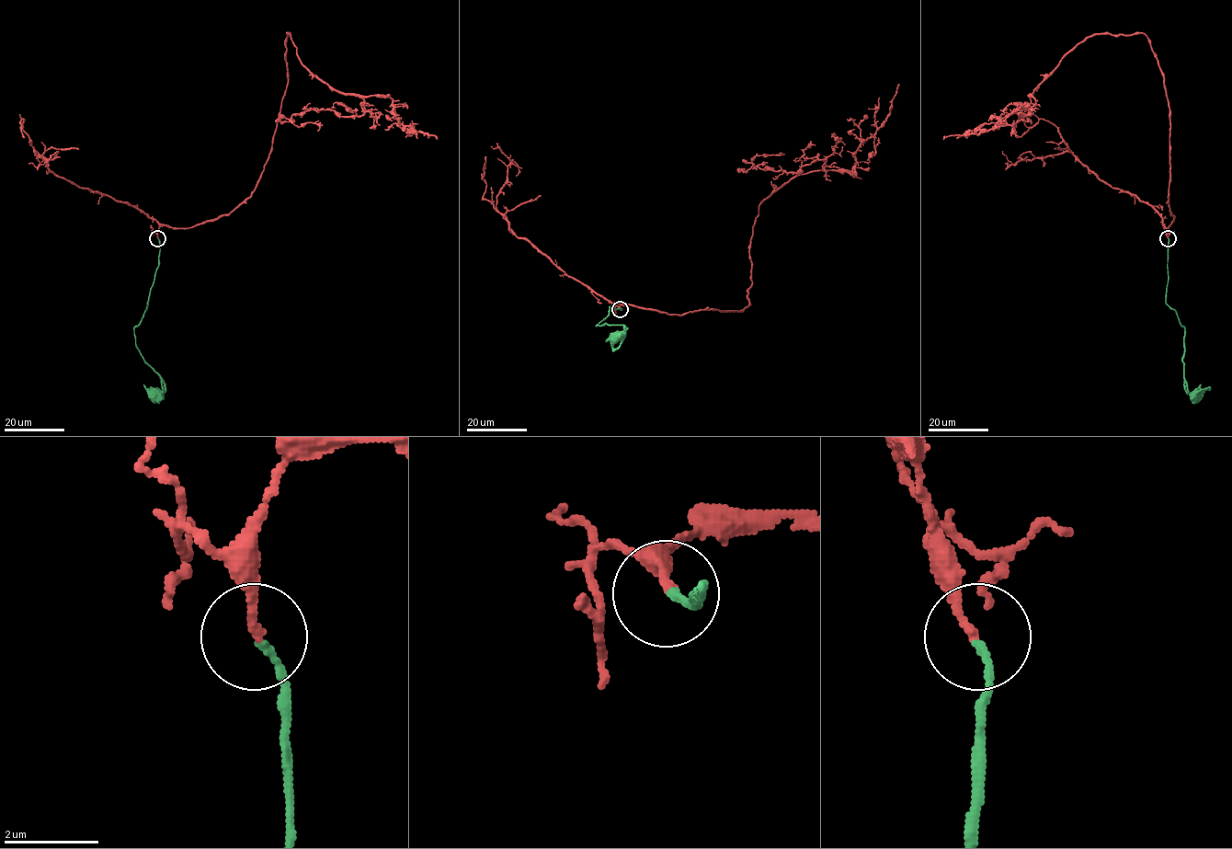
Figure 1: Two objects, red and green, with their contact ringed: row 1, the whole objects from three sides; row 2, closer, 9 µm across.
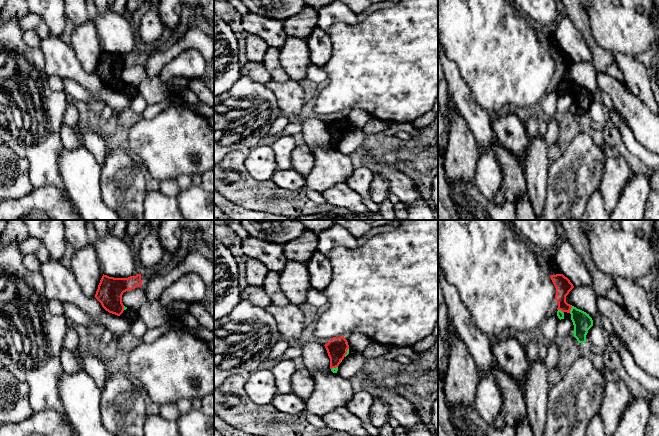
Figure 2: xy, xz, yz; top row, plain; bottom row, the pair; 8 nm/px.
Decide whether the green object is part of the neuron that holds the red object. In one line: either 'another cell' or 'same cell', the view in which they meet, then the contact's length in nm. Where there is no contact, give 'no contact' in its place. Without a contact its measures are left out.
same cell; contact in yz; length 70 nm

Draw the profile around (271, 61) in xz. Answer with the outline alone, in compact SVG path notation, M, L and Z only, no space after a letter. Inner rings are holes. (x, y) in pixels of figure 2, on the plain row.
M269 47L262 62L269 72L272 80L286 82L290 80L290 77L280 64L279 54L280 49Z

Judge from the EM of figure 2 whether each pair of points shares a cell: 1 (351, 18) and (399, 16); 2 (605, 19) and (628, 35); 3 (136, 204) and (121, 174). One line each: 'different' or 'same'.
1: different
2: same
3: same

